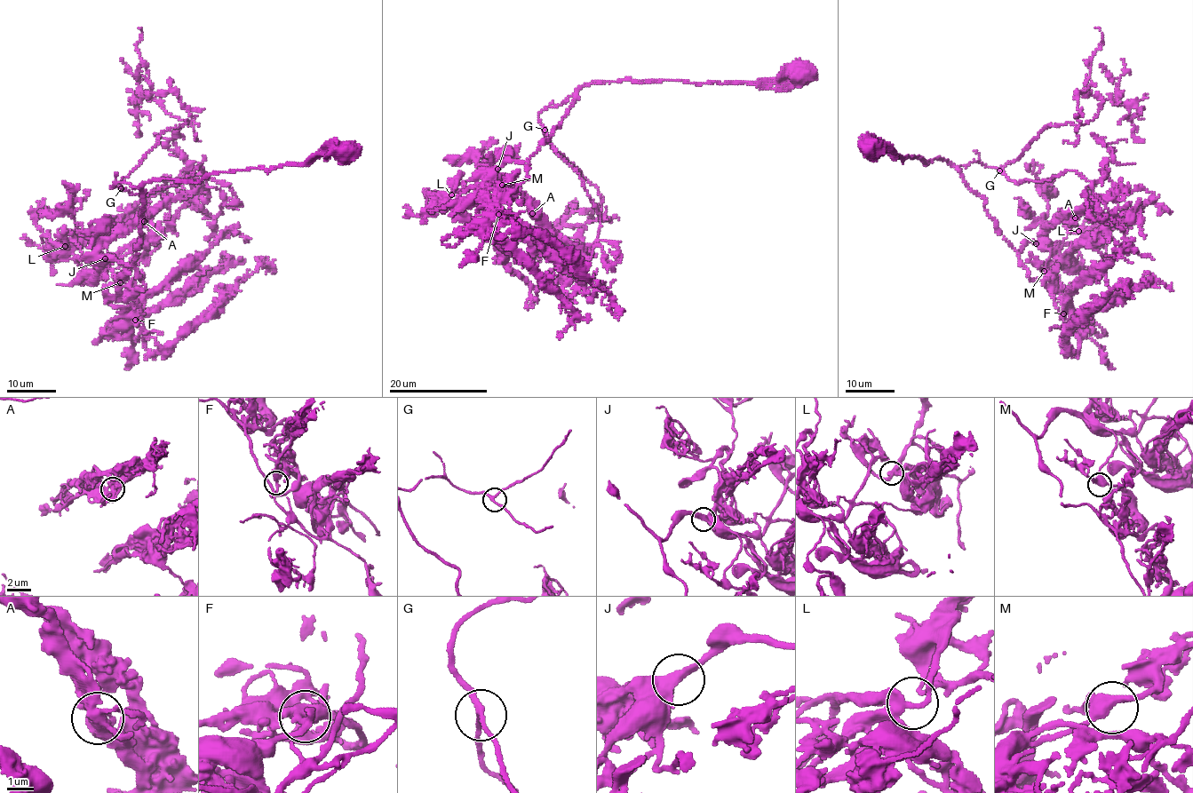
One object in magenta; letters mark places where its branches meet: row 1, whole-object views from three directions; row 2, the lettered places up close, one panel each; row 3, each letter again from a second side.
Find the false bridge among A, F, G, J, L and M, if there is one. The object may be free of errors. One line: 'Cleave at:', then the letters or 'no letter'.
Cleave at: no letter

